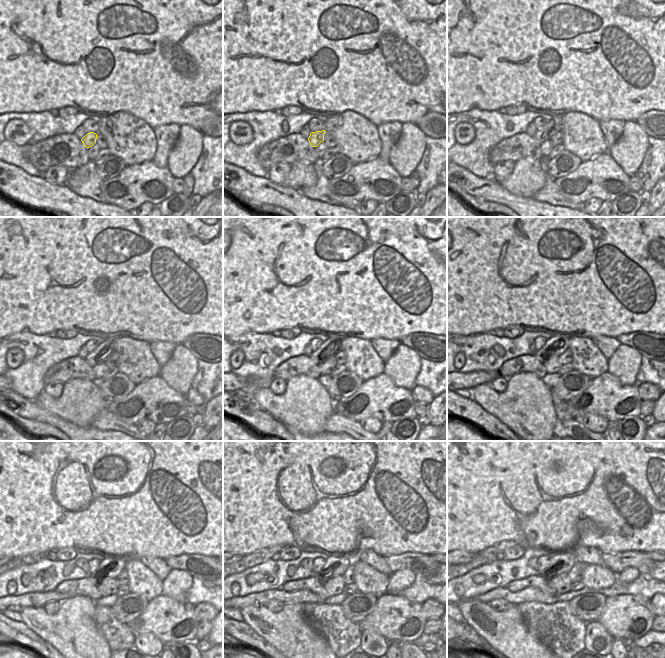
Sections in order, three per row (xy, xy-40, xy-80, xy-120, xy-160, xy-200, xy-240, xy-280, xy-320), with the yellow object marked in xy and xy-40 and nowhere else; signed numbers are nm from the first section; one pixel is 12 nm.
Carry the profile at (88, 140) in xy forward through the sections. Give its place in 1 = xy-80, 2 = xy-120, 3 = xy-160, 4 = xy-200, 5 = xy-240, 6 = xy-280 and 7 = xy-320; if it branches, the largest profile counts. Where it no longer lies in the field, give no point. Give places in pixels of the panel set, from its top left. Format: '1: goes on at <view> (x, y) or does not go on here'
1: goes on at xy-80 (541, 135)
2: goes on at xy-120 (93, 358)
3: goes on at xy-160 (319, 355)
4: goes on at xy-200 (560, 344)
5: goes on at xy-240 (109, 568)
6: goes on at xy-280 (333, 567)
7: goes on at xy-320 (560, 564)

